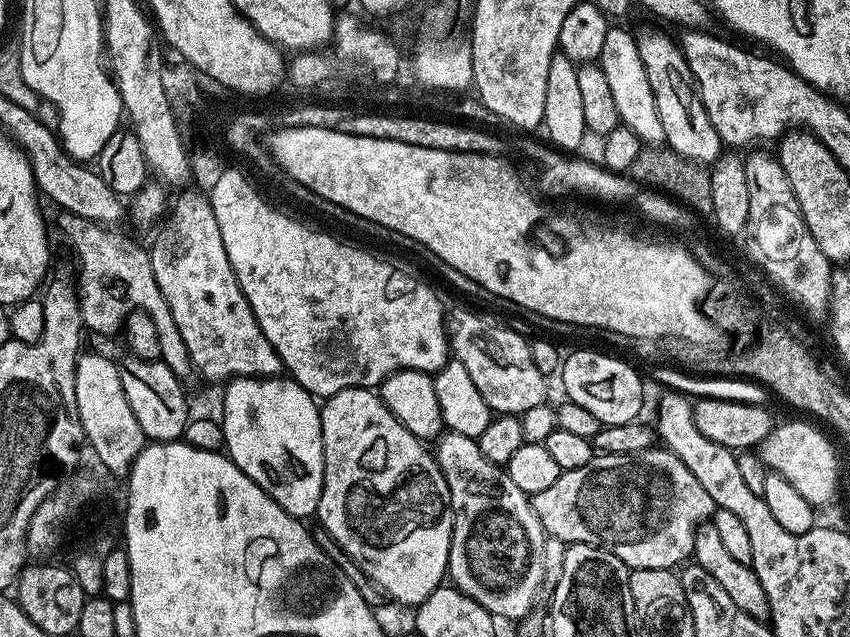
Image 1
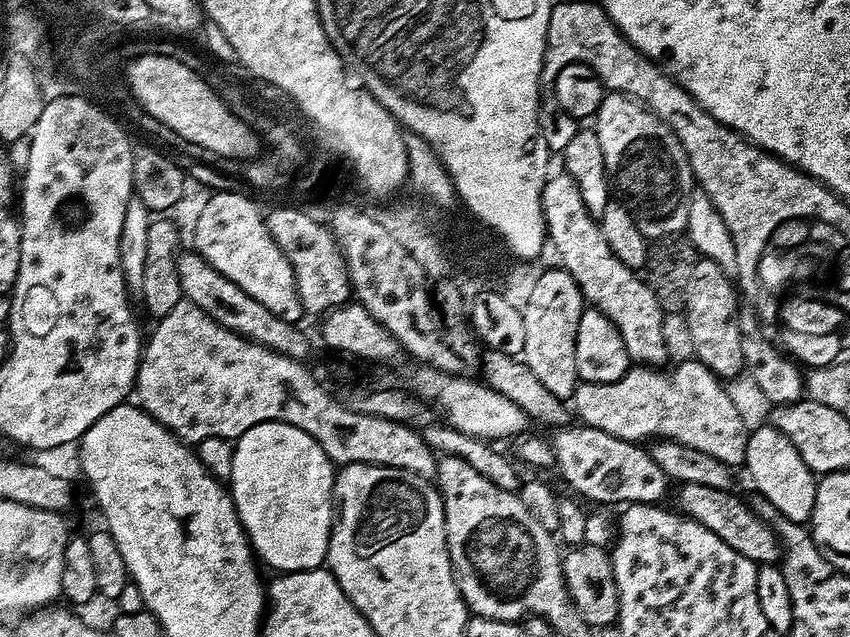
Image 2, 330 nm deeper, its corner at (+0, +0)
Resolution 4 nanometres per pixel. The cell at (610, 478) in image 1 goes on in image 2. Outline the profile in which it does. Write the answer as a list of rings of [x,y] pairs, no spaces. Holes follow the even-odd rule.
[[[686,484],[679,489],[679,511],[702,526],[714,530],[730,550],[738,550],[746,558],[750,558],[757,566],[761,564],[776,564],[781,559],[782,549],[776,538],[776,531],[764,520],[761,520],[747,503],[743,504],[731,491],[719,492],[710,486]]]

